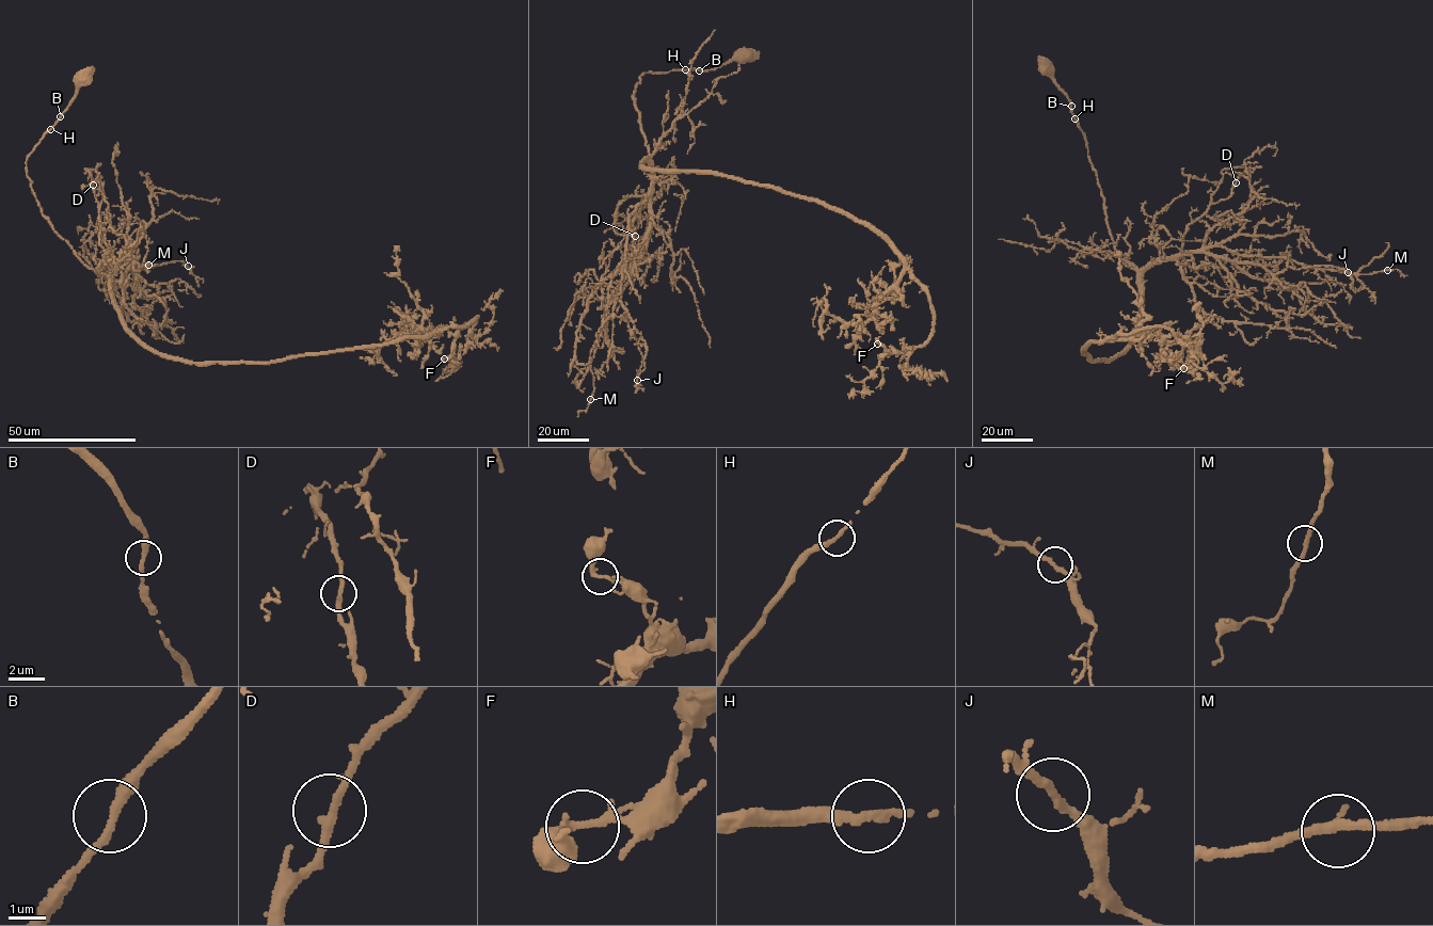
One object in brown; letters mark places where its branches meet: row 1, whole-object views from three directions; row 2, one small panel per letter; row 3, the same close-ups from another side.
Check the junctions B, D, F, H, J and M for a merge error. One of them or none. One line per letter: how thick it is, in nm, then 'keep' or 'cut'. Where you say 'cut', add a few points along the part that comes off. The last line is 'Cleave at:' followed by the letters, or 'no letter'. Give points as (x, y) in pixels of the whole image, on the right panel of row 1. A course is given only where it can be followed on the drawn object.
B: 260 nm | keep
D: 240 nm | keep
F: 220 nm | keep
H: 320 nm | keep
J: 240 nm | keep
M: 240 nm | keep
Cleave at: no letter

